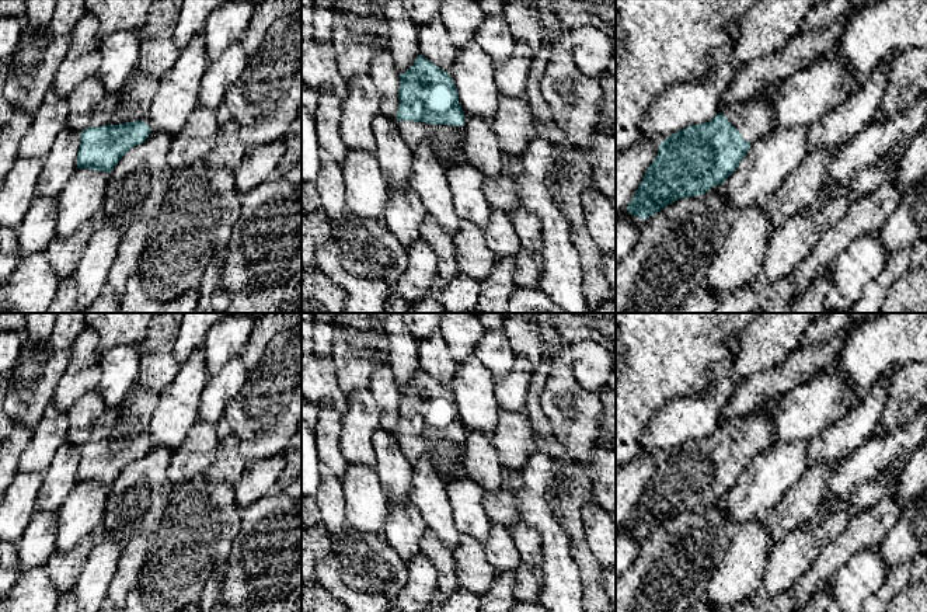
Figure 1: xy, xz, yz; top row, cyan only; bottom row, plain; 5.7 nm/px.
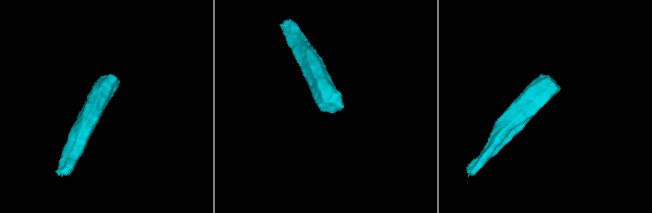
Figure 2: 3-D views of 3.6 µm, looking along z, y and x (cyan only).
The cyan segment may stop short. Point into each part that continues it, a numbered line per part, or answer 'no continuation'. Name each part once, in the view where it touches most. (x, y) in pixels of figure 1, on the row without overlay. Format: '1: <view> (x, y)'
1: xz (446, 456)

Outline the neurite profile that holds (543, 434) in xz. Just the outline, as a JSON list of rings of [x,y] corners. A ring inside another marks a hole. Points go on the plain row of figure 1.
[[[537,373],[526,396],[526,417],[537,452],[557,462],[557,484],[547,493],[554,514],[568,536],[571,553],[579,567],[582,608],[585,612],[614,612],[613,602],[603,588],[602,564],[588,546],[581,508],[592,501],[592,484],[586,467],[578,465],[555,439],[550,421],[540,406],[543,375]]]

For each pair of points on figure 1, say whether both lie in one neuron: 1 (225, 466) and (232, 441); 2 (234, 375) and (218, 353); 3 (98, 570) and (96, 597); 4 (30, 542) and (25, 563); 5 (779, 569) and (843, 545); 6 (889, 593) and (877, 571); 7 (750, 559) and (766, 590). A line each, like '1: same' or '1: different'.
1: same
2: different
3: same
4: same
5: different
6: different
7: different

